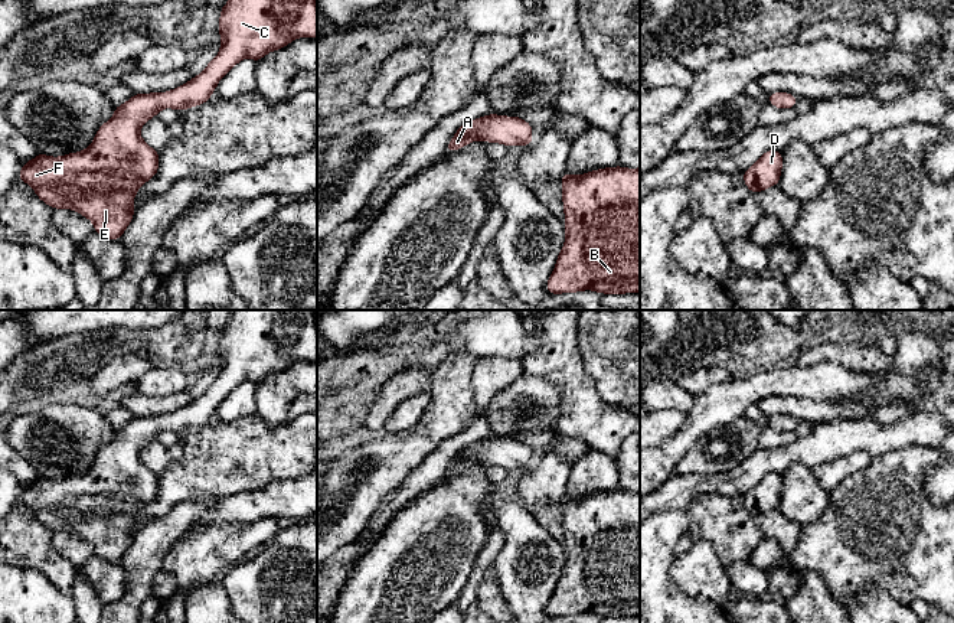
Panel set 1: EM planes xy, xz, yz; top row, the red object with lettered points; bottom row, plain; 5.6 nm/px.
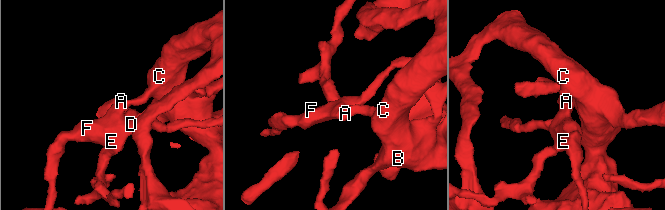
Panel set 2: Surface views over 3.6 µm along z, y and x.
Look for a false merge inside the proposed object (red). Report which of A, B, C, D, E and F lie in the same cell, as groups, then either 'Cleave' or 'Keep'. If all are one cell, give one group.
Groups: A B C D E F. Keep

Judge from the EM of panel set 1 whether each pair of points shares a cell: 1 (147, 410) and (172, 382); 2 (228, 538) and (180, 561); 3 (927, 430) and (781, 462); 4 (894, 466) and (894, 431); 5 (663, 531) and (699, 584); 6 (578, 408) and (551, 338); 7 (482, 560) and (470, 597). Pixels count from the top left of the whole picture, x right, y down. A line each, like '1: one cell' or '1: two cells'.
1: two cells
2: one cell
3: one cell
4: two cells
5: two cells
6: one cell
7: one cell

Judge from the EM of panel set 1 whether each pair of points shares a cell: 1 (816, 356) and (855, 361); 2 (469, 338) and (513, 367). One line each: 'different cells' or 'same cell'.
1: same cell
2: different cells

